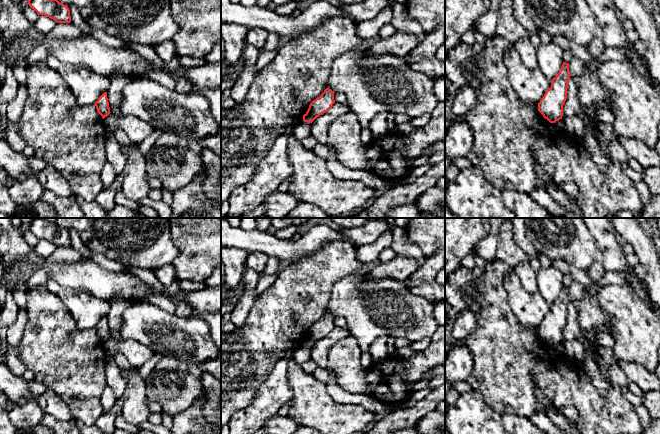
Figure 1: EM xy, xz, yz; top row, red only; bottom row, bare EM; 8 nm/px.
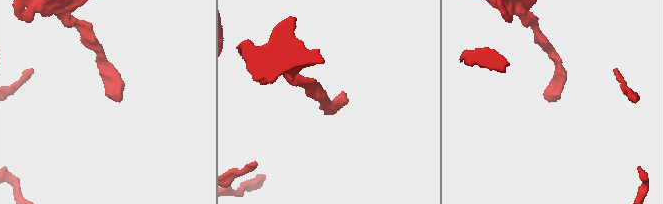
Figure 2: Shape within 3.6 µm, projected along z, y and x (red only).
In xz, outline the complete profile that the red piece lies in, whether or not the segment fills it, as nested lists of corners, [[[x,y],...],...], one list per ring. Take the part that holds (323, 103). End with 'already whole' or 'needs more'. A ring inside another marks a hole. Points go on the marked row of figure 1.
[[[326,88],[319,97],[310,103],[307,112],[303,115],[303,121],[312,123],[317,117],[327,112],[335,103],[334,93],[331,89]]] | already whole

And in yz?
[[[563,62],[559,73],[552,79],[551,87],[538,103],[538,111],[550,123],[562,119],[563,105],[567,98],[568,81],[570,79],[569,63]]] | already whole

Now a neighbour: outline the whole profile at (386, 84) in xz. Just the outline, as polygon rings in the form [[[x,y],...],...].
[[[366,44],[352,49],[334,62],[327,82],[327,88],[334,92],[344,93],[348,100],[349,112],[356,115],[361,129],[369,126],[372,118],[379,113],[406,114],[410,119],[431,114],[439,101],[435,95],[433,80],[423,73],[413,71],[404,58],[381,54],[380,57],[368,56]]]

